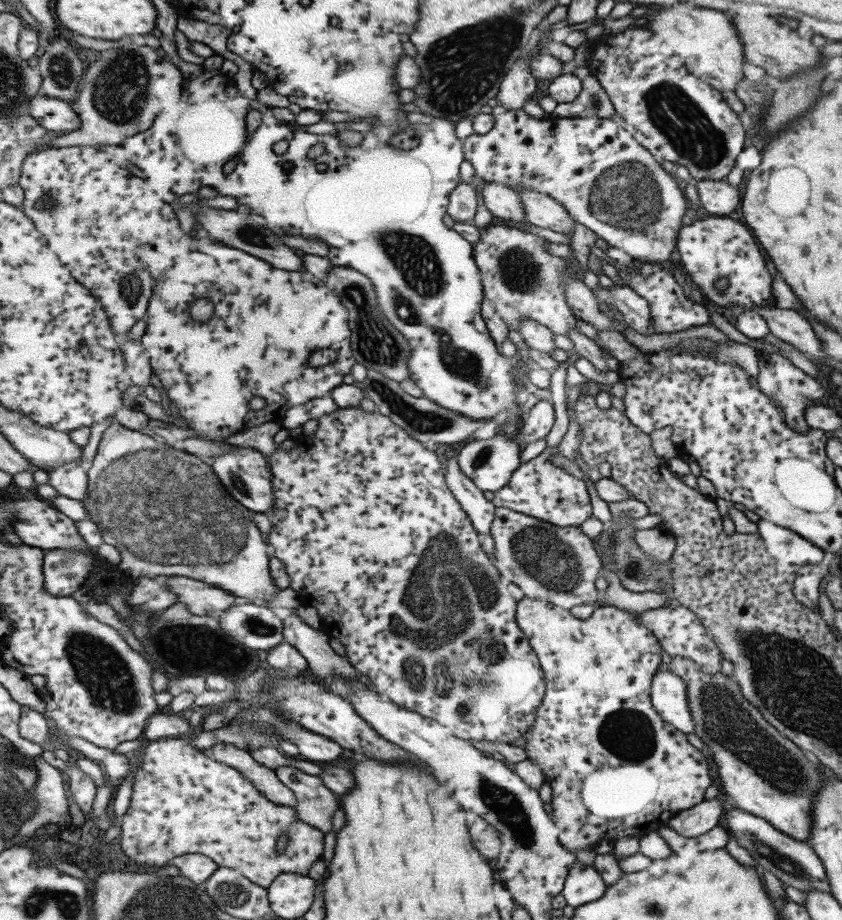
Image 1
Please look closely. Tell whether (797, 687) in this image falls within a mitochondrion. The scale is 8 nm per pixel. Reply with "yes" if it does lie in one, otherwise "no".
yes

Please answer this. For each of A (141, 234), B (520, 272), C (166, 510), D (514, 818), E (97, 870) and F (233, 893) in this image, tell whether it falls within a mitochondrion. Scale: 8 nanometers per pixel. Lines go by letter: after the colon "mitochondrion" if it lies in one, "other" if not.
A: other
B: mitochondrion
C: mitochondrion
D: mitochondrion
E: other
F: mitochondrion

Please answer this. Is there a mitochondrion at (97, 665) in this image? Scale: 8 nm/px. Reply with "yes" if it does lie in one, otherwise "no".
yes

